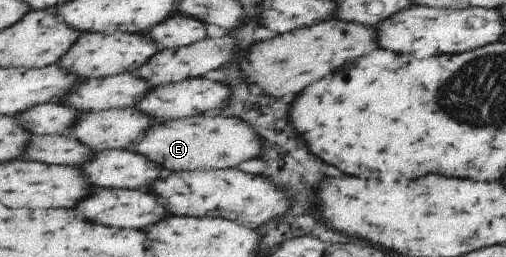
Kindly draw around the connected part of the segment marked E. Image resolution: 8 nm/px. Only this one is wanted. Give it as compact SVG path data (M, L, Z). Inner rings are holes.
M221 113L203 114L187 119L157 120L155 127L131 147L145 157L151 157L167 172L193 171L193 169L227 169L241 161L255 159L261 153L261 141L251 125L237 117L222 116Z

